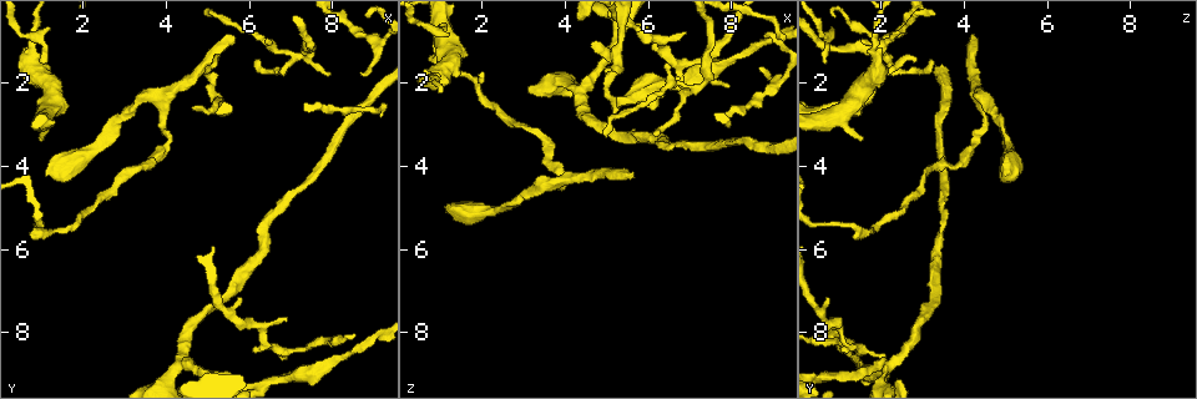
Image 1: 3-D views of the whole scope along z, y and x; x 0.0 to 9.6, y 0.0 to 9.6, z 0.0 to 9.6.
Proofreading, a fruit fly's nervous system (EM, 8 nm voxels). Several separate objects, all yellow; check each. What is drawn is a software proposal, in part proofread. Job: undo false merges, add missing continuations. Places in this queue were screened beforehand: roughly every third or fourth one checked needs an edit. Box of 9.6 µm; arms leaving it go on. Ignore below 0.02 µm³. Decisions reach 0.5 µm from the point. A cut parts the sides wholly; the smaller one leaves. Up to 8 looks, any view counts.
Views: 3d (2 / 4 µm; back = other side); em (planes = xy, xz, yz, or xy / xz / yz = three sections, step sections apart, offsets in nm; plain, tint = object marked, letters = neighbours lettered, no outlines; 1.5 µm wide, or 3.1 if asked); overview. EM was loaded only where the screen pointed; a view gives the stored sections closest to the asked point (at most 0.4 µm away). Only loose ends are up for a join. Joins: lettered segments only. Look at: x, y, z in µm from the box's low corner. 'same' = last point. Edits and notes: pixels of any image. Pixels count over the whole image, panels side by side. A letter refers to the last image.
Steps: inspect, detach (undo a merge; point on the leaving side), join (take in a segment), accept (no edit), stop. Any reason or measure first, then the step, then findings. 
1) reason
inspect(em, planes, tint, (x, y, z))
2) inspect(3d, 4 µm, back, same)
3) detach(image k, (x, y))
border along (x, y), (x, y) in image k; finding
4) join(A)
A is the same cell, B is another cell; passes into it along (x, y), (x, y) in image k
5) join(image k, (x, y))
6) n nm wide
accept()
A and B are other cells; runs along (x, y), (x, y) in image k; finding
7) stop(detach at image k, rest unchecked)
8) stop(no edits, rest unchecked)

a narrow waist
inspect(em, xz, step 4, letters, (3.65, 4.00, 3.70))

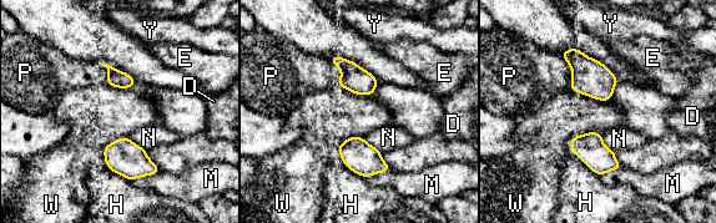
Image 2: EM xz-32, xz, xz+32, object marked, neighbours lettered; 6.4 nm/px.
130 nm wide
accept()
D, E, H, M, N, P, W and Y are other cells; border along (619, 81), (606, 100), (569, 89) in image 2; one neuron here

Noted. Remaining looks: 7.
sudden change in width
inspect(3d, 4 µm, (5.05, 2.15, 1.75))

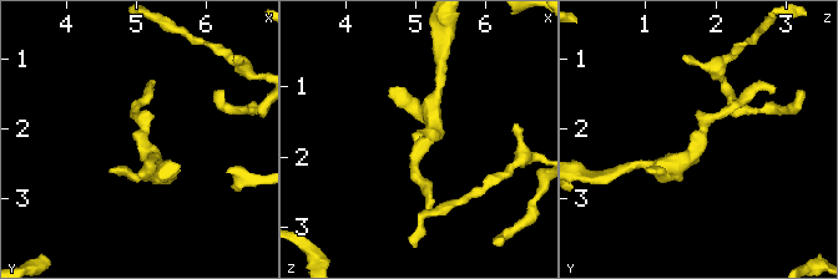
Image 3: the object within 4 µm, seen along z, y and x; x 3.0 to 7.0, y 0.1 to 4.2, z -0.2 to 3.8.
need the tissue
inspect(em, xz, step 4, plain, (5.10, 2.10, 1.80))

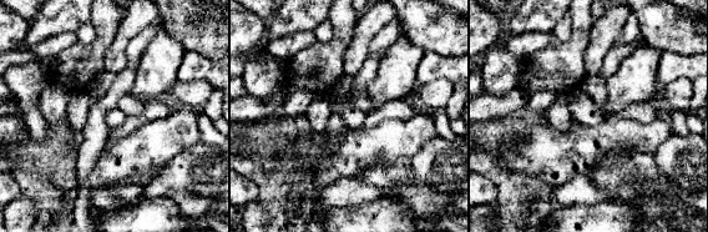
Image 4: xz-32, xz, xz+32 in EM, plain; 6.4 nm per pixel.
what lies round it
inspect(em, xz, step 4, letters, same)

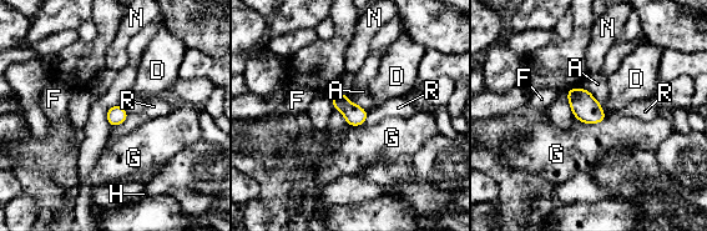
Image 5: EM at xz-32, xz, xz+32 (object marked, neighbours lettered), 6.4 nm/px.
120 nm wide
accept()
A, D, F, G, H, N and R are other cells; border along (601, 106), (606, 116) in image 5; all the same neuron

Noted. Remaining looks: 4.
free end
inspect(em, planes, letters, (5.65, 0.95, 4.15))

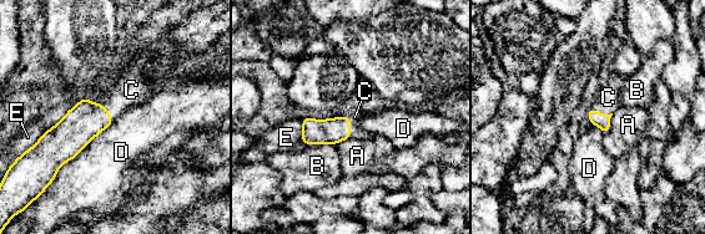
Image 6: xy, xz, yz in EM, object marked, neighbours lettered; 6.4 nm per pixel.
join(C)
C is the same cell, A, B, D and E are other cells; passes into it along (81, 123), (107, 111), (131, 90) in image 6; it goes on there

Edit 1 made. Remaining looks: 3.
stop(join at image 6, rest unchecked)

